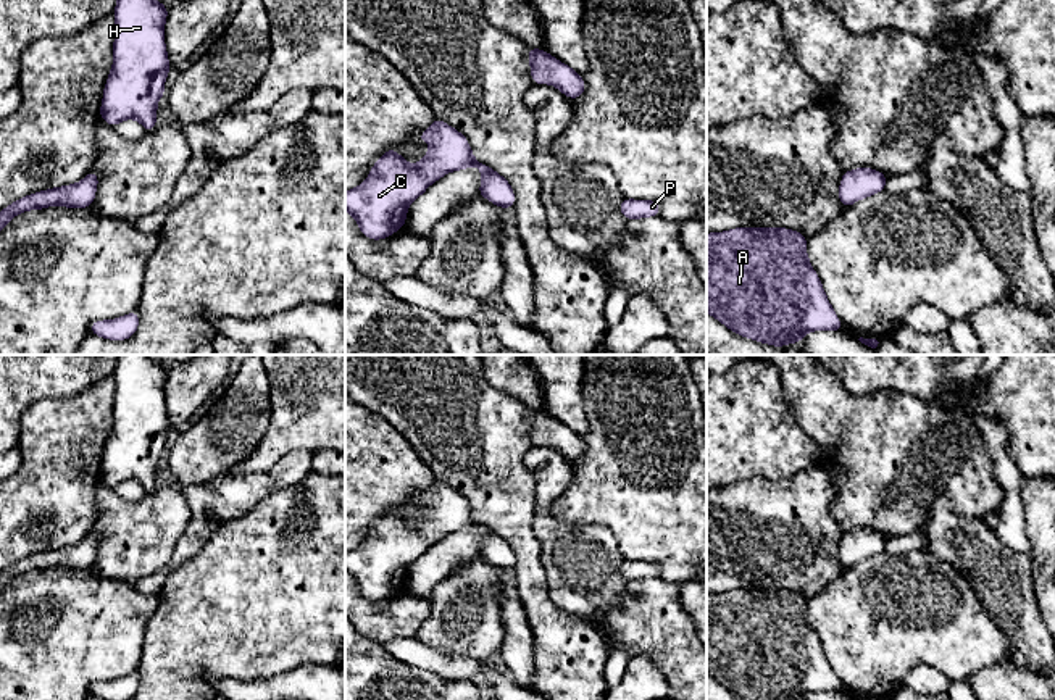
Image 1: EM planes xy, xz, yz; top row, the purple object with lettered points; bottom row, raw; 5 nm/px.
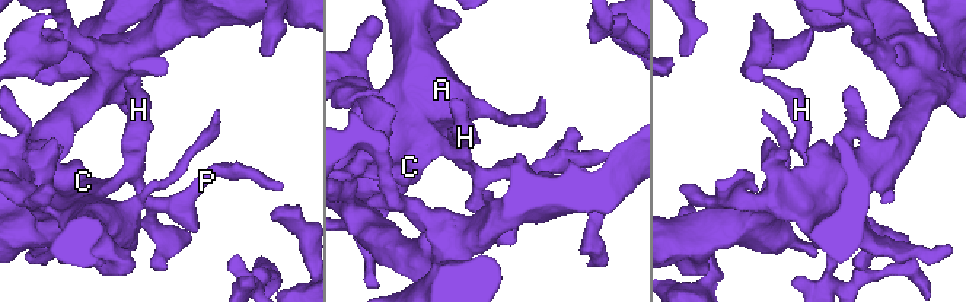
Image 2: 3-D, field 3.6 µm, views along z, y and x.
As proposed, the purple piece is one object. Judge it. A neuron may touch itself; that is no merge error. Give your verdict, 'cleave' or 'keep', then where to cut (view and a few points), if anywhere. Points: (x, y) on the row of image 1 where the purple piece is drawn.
keep; cut none

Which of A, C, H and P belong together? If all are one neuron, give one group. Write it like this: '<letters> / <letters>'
A C H P

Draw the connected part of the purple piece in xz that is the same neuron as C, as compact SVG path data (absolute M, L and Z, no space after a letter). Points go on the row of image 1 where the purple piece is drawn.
M434 118L416 140L431 142L418 165L410 165L389 148L376 160L368 179L345 192L345 211L355 218L365 237L381 240L392 235L405 226L410 203L431 184L447 173L473 166L482 176L477 194L498 208L513 208L515 190L508 181L473 156L469 142L460 131Z

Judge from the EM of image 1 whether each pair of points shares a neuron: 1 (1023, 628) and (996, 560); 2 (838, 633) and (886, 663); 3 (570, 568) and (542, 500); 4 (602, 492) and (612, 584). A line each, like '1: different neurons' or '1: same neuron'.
1: same neuron
2: same neuron
3: same neuron
4: different neurons

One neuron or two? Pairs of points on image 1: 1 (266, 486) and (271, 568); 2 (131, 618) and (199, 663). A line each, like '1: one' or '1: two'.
1: two
2: two

